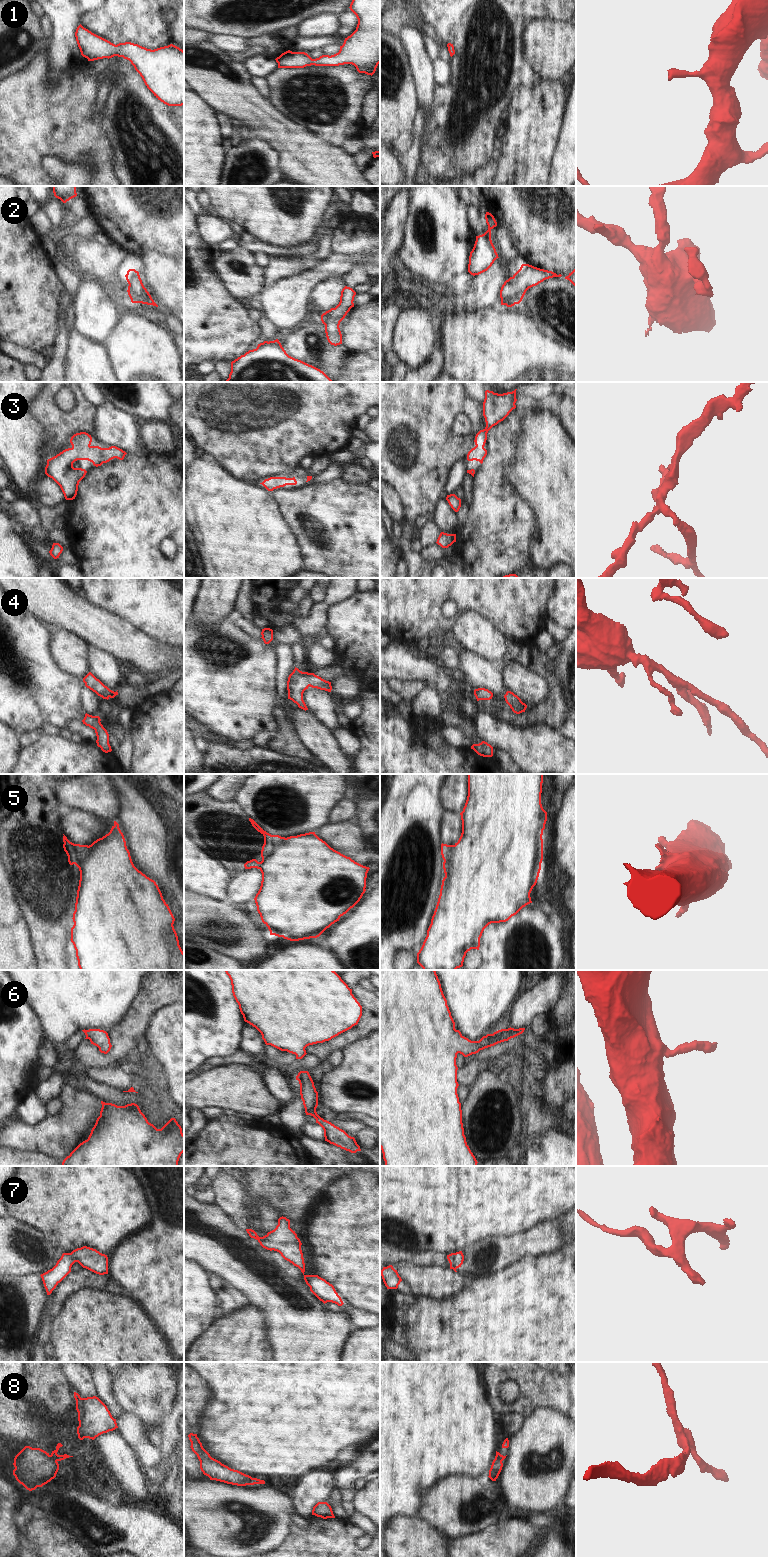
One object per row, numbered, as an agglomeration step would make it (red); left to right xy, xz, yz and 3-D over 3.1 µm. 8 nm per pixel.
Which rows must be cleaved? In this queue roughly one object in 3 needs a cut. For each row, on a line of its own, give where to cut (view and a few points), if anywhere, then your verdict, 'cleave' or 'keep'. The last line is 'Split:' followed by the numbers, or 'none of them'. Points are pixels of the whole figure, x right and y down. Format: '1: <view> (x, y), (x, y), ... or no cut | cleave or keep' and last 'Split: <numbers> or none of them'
1: no cut | keep
2: no cut | keep
3: no cut | keep
4: no cut | keep
5: xz (286, 838), (260, 863), (259, 868) | cleave
6: no cut | keep
7: no cut | keep
8: no cut | keep
Split: 5

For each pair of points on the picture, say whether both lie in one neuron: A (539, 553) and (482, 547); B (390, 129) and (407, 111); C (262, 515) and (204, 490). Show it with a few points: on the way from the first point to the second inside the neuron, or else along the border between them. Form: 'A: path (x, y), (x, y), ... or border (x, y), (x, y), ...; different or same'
A: border (537, 529), (537, 536), (530, 542), (530, 564); different
B: path (393, 125), (403, 115); same
C: path (248, 515), (229, 515), (218, 504); same

